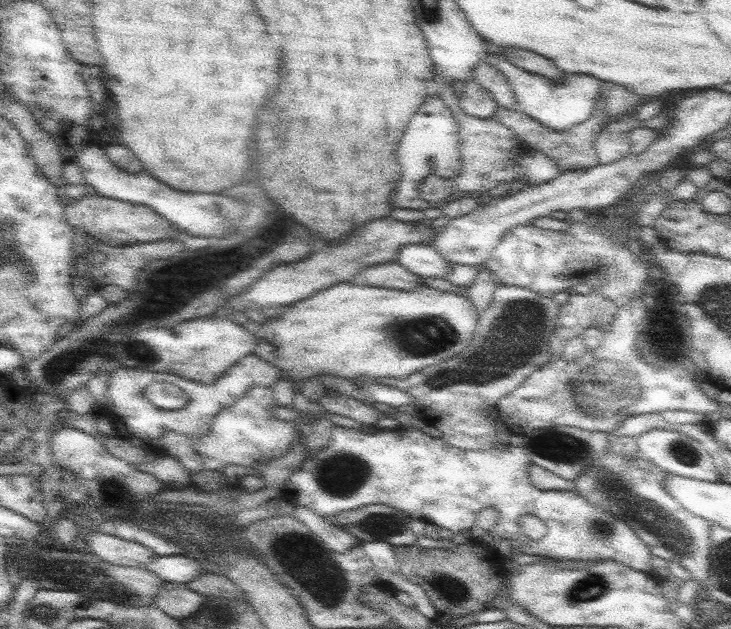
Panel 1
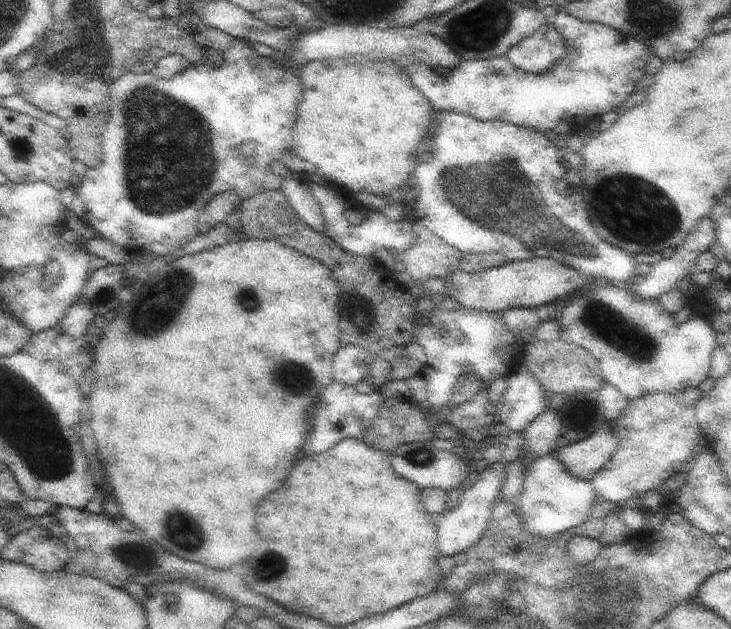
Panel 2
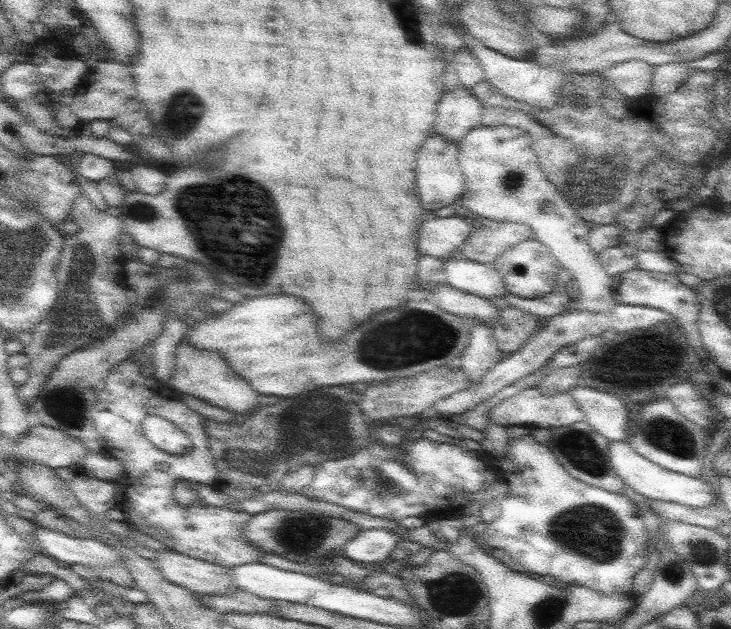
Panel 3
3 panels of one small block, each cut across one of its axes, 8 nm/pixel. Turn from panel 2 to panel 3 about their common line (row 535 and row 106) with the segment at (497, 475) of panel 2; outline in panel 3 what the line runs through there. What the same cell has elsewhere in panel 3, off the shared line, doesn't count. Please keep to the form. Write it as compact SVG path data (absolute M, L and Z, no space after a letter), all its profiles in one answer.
M458 82L440 99L433 130L458 144L472 128L481 124L483 110L480 99Z

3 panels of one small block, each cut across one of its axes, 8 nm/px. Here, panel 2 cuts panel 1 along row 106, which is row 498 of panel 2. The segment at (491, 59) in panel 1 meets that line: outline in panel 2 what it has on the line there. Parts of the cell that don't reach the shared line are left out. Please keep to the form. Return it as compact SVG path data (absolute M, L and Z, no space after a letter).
M556 452L530 461L525 468L525 484L516 501L518 515L532 534L553 537L555 534L580 526L590 514L597 492L587 481L573 474Z

